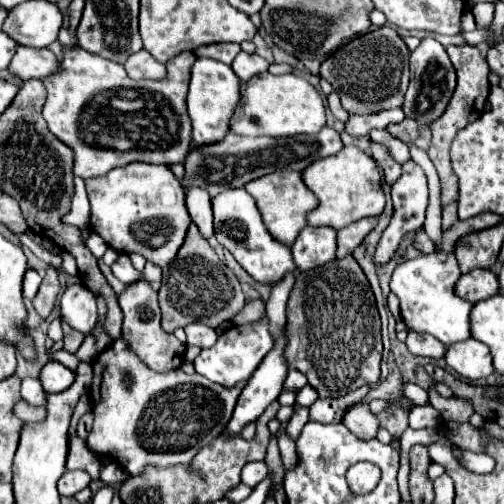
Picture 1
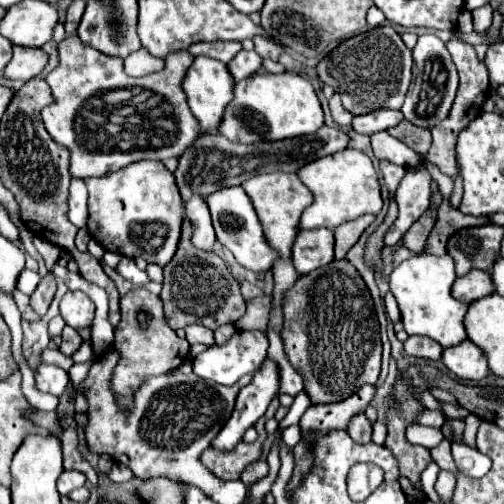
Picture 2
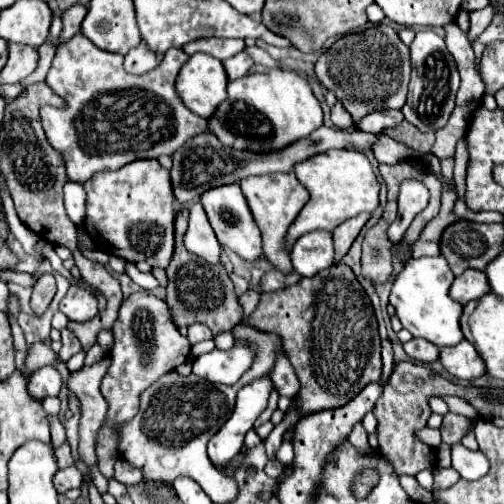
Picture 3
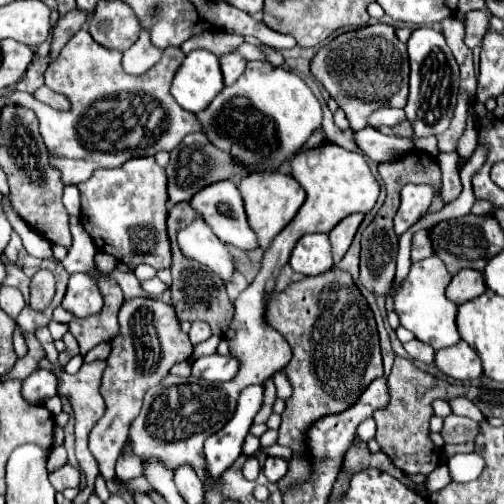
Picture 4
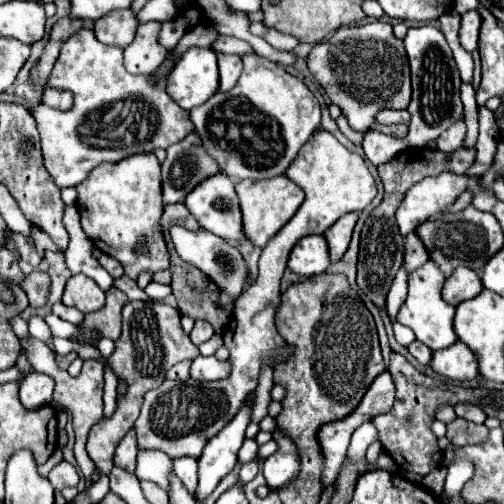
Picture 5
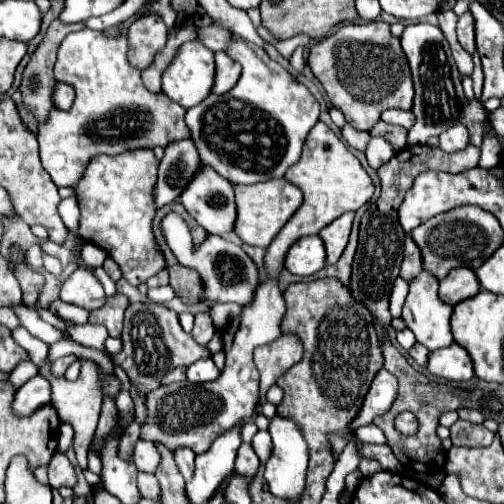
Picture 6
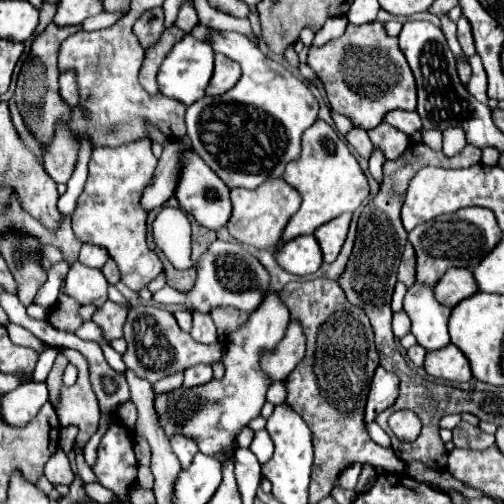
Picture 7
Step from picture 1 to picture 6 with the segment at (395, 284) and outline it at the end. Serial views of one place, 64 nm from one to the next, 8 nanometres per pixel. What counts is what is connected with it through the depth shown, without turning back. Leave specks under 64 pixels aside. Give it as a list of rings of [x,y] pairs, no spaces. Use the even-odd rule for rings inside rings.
[[[422,270],[410,282],[410,292],[408,292],[408,298],[406,298],[406,304],[404,304],[404,310],[402,310],[402,320],[416,334],[416,340],[420,344],[424,344],[430,352],[434,352],[434,350],[446,348],[448,344],[454,342],[454,336],[450,332],[450,316],[452,316],[452,310],[454,310],[452,306],[444,304],[438,298],[438,278],[432,272]]]

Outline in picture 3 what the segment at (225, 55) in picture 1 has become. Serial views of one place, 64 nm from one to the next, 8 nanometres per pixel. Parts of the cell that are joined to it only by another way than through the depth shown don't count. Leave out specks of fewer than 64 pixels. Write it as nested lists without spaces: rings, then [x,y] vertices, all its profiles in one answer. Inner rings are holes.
[[[202,38],[184,46],[184,52],[190,56],[196,52],[206,52],[216,56],[218,60],[226,60],[228,56],[234,56],[242,50],[244,50],[242,40],[228,40],[228,38]]]

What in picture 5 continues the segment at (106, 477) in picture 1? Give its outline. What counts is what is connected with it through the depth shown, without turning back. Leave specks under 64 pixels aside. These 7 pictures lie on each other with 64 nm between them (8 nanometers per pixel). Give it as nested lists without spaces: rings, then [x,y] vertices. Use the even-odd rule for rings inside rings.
[[[134,430],[128,432],[128,436],[124,436],[124,440],[118,444],[116,448],[116,456],[114,456],[114,464],[126,472],[134,472],[136,470],[136,434]]]

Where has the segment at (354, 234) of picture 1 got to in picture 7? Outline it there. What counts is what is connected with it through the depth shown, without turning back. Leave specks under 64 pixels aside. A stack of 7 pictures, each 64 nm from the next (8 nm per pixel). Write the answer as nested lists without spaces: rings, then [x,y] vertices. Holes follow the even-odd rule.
[[[346,212],[334,220],[330,220],[328,224],[320,226],[318,232],[314,234],[320,248],[322,248],[322,254],[324,254],[324,262],[334,262],[336,256],[340,254],[340,248],[346,240],[346,234],[348,234],[348,226],[350,226],[350,220],[352,220],[352,212]]]

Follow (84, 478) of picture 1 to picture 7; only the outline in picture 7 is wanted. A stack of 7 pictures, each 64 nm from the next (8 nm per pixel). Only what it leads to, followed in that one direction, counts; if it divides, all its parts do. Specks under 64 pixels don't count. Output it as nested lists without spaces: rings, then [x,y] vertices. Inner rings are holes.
[[[58,448],[58,452],[54,452],[54,456],[48,460],[46,468],[44,468],[44,474],[46,478],[58,486],[58,484],[66,484],[70,486],[72,480],[74,480],[74,472],[70,468],[70,462],[68,462],[68,456]]]

